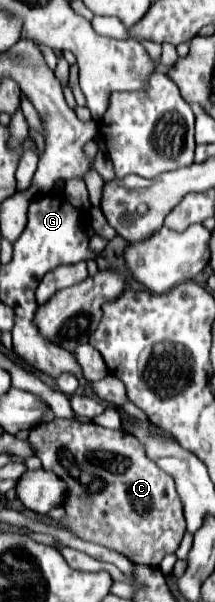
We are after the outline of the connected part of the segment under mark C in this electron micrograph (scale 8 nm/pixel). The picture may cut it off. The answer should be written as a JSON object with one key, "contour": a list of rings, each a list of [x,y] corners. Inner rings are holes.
{"contour":[[[53,419],[43,427],[31,429],[27,437],[31,449],[41,459],[43,469],[53,471],[67,481],[67,517],[61,521],[79,539],[103,545],[117,553],[123,553],[133,563],[147,563],[157,567],[167,553],[175,553],[183,535],[185,519],[179,495],[175,491],[175,479],[157,467],[145,453],[145,447],[127,431],[111,431],[95,423],[81,423],[77,419]]]}

